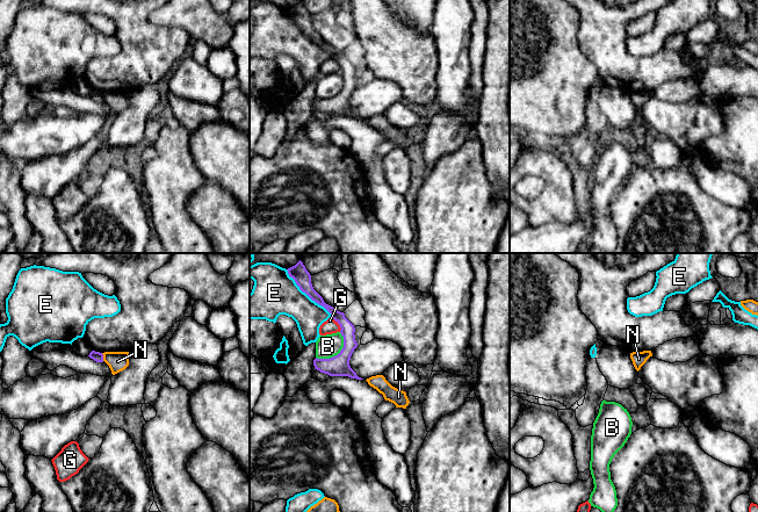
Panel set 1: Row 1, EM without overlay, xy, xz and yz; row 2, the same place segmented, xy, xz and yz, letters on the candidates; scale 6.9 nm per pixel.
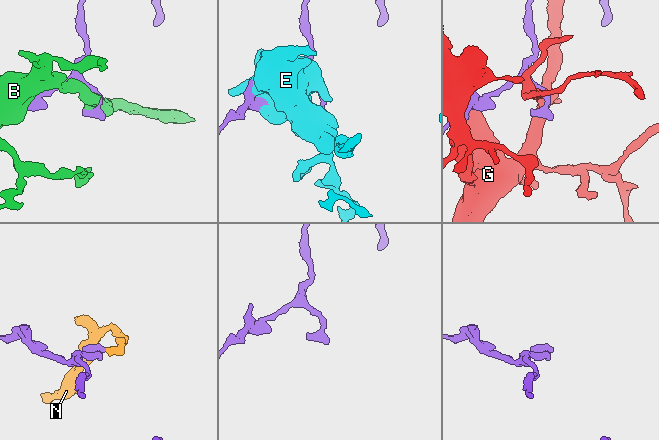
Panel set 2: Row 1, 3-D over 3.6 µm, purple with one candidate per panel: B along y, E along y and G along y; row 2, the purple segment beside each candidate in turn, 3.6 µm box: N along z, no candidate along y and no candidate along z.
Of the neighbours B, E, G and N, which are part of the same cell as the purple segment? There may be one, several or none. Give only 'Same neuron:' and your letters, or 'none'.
Same neuron: none

